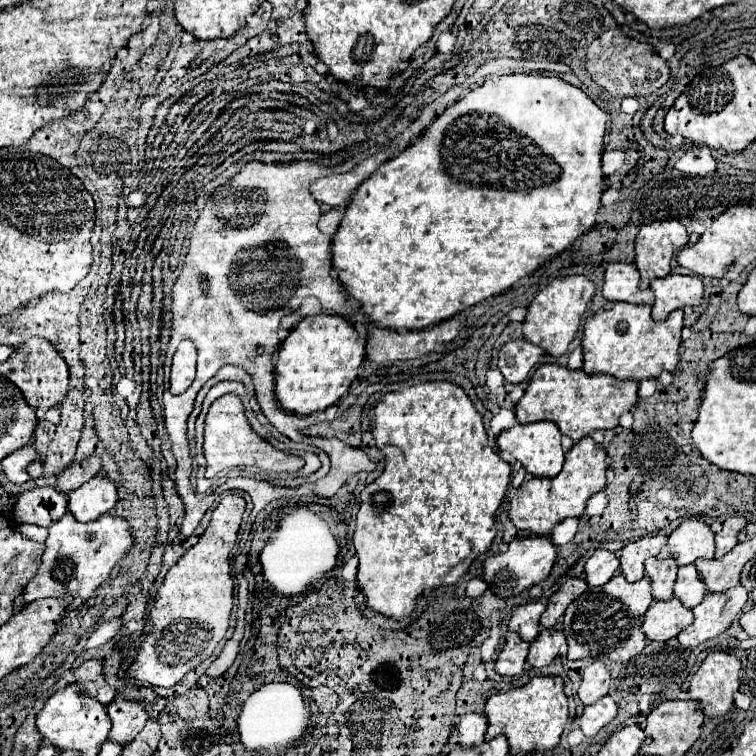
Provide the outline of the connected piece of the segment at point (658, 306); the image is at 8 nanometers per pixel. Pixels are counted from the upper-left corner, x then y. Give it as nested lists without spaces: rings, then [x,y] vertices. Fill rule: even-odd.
[[[669,273],[663,279],[653,279],[651,291],[655,293],[653,303],[655,321],[665,319],[671,311],[683,309],[685,305],[699,305],[703,299],[703,283],[697,275]]]

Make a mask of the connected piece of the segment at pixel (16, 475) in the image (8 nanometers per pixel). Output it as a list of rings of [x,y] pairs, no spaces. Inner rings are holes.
[[[31,445],[27,447],[21,447],[19,451],[11,453],[7,459],[3,459],[1,463],[1,469],[5,473],[5,477],[15,483],[15,485],[23,485],[25,481],[29,481],[29,473],[27,473],[27,465],[31,461],[35,461],[37,455],[35,455],[35,449]]]

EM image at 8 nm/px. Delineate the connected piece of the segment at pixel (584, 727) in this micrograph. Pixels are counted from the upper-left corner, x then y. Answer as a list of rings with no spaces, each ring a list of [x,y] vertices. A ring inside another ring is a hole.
[[[611,695],[601,697],[597,703],[585,707],[583,715],[581,715],[581,731],[585,733],[585,737],[593,737],[597,735],[613,717],[617,715],[617,703],[613,701]]]

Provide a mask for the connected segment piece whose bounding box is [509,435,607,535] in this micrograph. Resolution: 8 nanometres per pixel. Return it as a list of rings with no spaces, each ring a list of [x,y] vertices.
[[[587,435],[577,441],[571,451],[565,453],[565,465],[555,477],[527,477],[509,501],[509,519],[517,529],[531,531],[535,535],[549,535],[551,529],[567,517],[581,517],[589,497],[605,487],[607,453]]]

